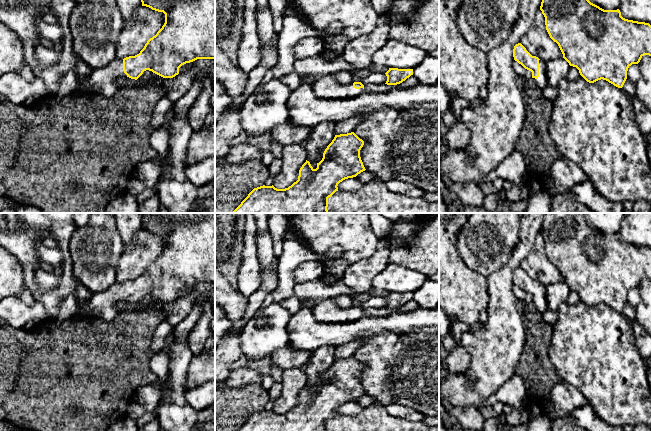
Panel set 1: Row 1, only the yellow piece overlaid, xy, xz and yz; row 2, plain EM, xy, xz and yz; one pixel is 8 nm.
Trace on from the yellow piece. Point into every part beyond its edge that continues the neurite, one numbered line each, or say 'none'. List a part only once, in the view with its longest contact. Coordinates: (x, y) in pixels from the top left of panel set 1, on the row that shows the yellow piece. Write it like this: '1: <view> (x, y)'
1: xy (104, 81)

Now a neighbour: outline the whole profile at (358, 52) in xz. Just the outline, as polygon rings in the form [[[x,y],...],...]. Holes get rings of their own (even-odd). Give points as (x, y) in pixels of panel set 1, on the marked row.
[[[379,14],[377,25],[368,35],[349,40],[343,48],[342,57],[356,70],[367,69],[373,54],[389,40],[389,24],[385,14]]]

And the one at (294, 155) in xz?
[[[301,143],[283,146],[282,167],[276,175],[273,186],[285,189],[298,180],[299,170],[307,160],[307,151]]]

